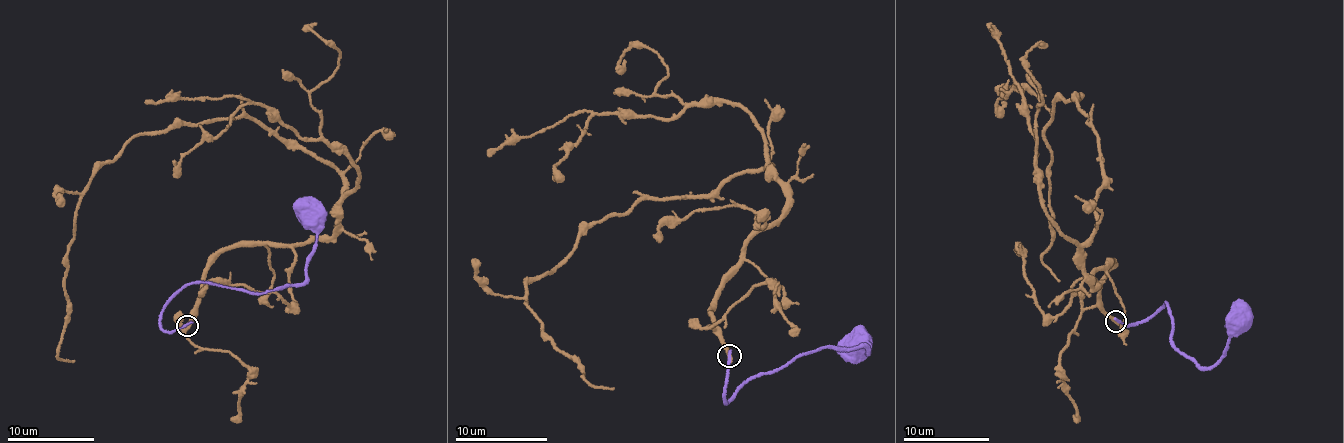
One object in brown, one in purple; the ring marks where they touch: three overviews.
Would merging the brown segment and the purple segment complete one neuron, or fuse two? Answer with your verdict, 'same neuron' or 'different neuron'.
different neuron

